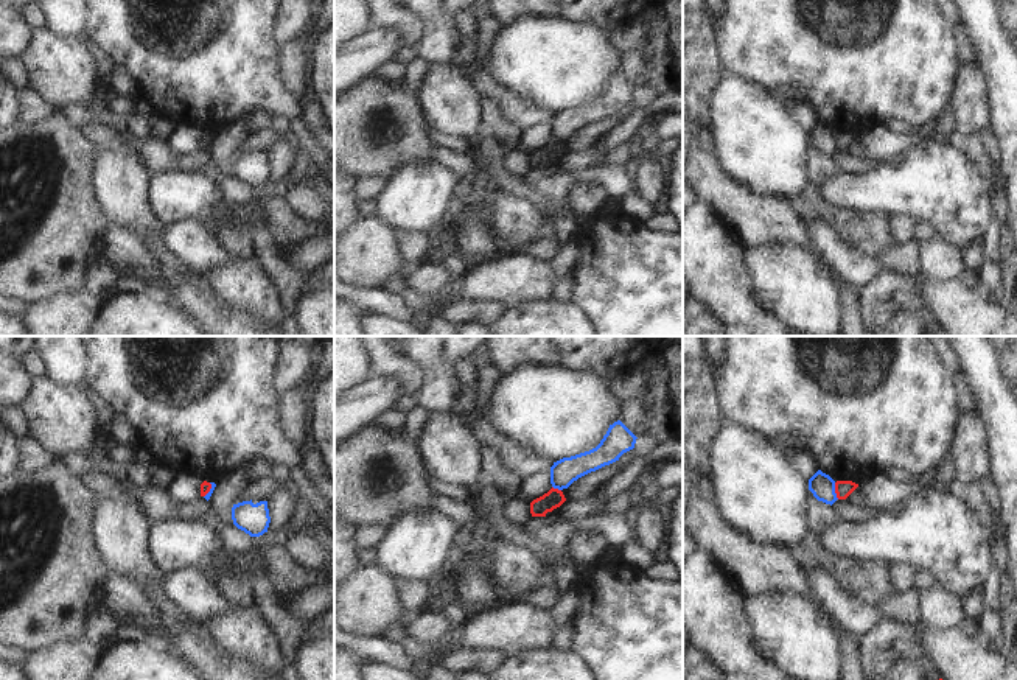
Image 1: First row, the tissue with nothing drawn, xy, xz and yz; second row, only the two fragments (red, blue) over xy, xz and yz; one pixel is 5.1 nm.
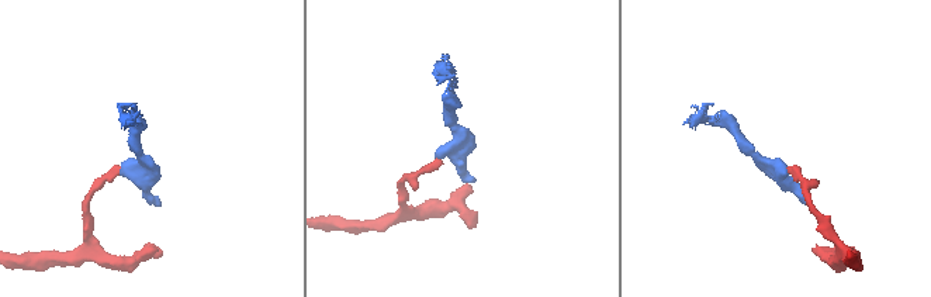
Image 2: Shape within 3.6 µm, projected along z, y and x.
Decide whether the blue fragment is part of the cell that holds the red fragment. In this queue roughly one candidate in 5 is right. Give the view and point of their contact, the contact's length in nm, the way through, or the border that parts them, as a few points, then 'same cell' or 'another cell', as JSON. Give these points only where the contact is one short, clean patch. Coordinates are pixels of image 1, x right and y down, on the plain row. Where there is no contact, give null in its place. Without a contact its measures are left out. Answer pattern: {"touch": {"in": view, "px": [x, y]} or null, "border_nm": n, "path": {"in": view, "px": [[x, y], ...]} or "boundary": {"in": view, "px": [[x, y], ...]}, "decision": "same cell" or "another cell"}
{"touch": {"in": "yz", "px": [835, 142]}, "border_nm": 90, "boundary": {"in": "yz", "px": [[834, 134], [834, 143], [838, 150]]}, "decision": "another cell"}

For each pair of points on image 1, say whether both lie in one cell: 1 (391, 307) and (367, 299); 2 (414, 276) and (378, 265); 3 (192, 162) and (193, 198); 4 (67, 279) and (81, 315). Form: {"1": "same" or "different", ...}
{"1": "same", "2": "different", "3": "different", "4": "different"}

